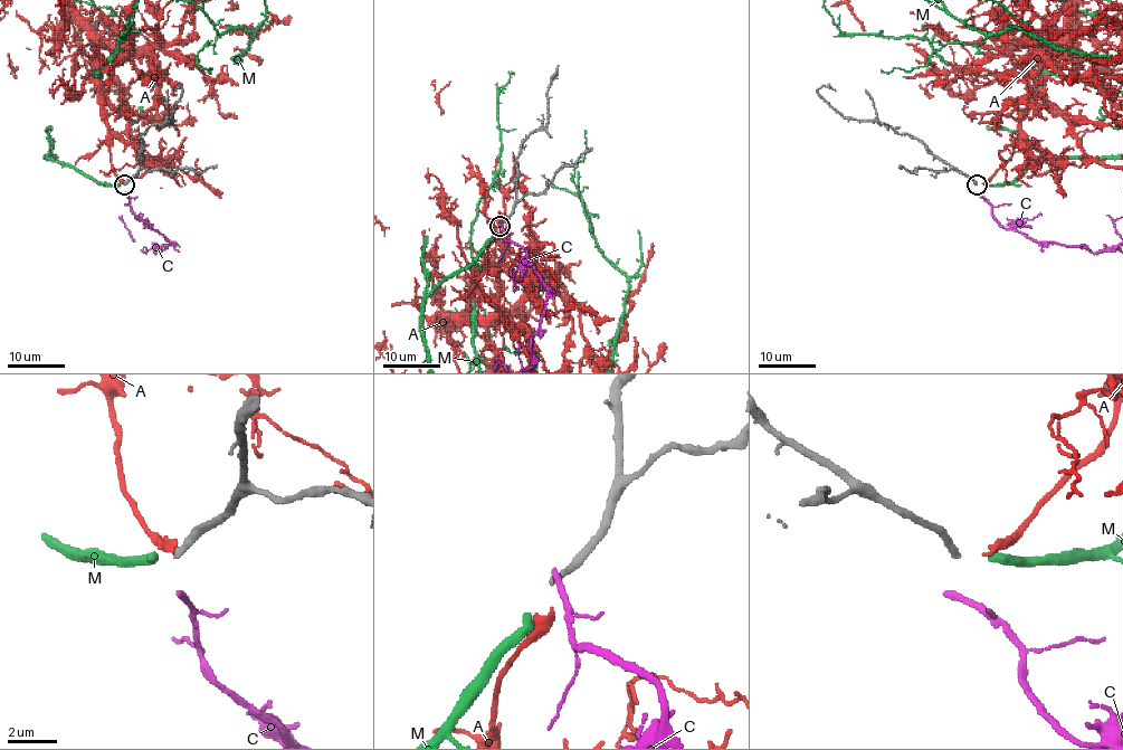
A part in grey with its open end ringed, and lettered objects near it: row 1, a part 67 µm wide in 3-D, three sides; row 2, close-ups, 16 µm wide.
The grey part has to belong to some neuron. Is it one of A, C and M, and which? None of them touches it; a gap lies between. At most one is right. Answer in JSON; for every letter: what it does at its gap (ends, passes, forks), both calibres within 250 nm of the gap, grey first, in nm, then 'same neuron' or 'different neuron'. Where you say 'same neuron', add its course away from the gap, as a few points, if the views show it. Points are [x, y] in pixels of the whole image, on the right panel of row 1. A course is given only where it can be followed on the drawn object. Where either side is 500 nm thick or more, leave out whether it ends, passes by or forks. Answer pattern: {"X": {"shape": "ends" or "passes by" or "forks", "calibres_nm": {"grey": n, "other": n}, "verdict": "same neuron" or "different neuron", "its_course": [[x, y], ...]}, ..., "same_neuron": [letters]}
{"A": {"shape": "ends", "calibres_nm": {"grey": 280, "other": 280}, "verdict": "different neuron"}, "C": {"shape": "ends", "calibres_nm": {"grey": 280, "other": 320}, "verdict": "different neuron"}, "M": {"shape": "ends", "calibres_nm": {"grey": 280, "other": 360}, "verdict": "same neuron"}, "same_neuron": ["M"]}

